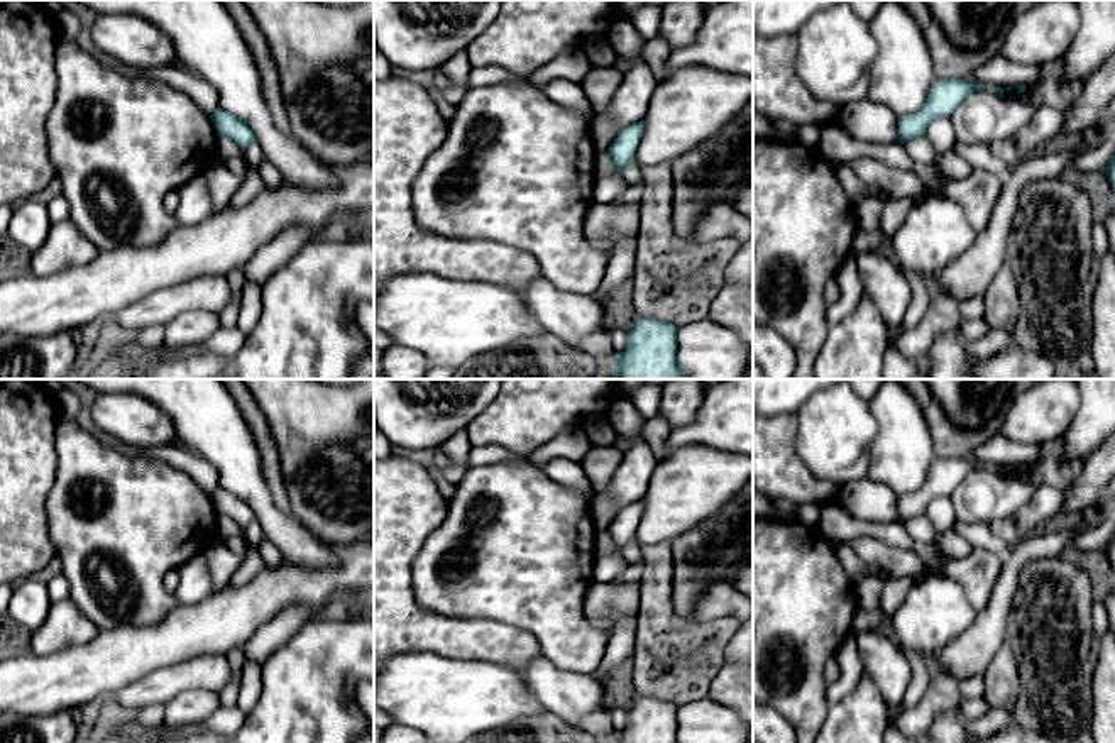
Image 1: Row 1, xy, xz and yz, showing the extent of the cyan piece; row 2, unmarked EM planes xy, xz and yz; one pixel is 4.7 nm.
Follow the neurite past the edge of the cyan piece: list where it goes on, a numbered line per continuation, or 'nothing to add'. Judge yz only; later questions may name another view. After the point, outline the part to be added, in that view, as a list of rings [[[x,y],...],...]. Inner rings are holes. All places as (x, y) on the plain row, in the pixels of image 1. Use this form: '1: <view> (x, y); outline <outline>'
nothing to add

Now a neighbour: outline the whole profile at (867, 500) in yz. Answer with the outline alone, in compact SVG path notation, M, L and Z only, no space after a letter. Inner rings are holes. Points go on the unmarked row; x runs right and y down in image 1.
M868 476L839 486L838 493L826 504L836 504L851 516L871 523L898 521L898 498L883 484Z

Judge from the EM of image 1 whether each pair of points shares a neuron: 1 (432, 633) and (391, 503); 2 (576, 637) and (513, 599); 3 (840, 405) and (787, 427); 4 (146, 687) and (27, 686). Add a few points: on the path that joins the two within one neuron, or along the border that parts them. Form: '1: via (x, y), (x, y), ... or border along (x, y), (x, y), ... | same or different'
1: via (401, 601), (391, 591), (391, 535) | same
2: via (560, 625), (535, 599), (528, 599) | same
3: border along (794, 415), (797, 422), (794, 449), (804, 462) | different
4: border along (158, 669), (122, 686), (104, 701) | different

